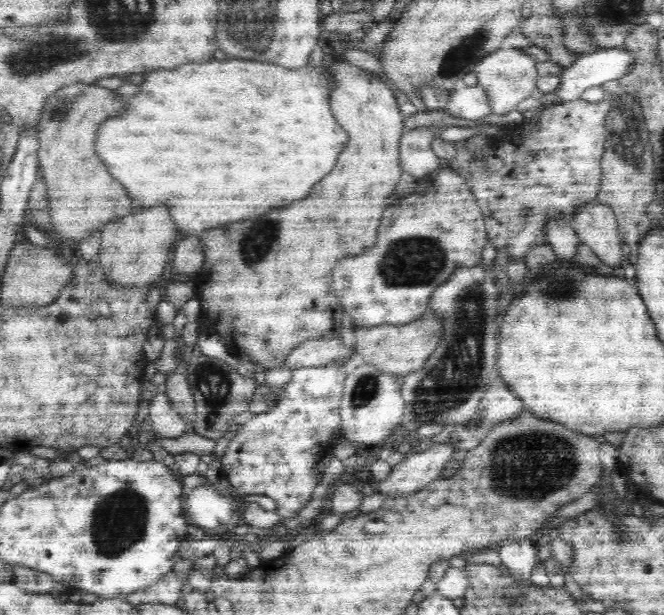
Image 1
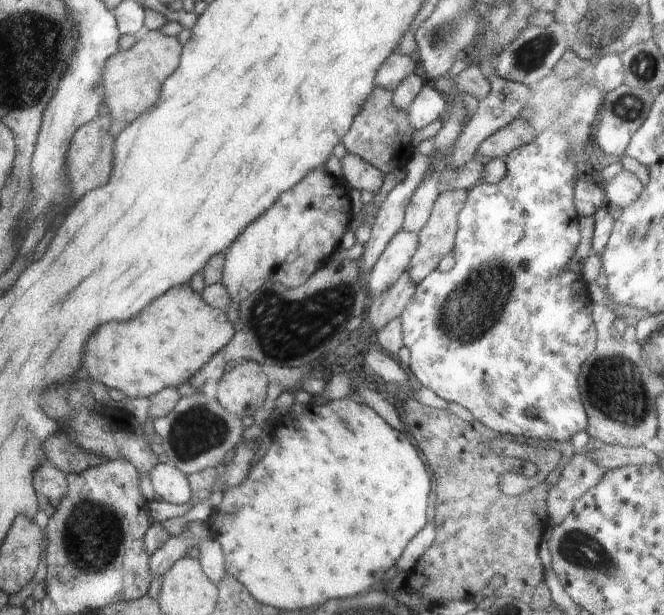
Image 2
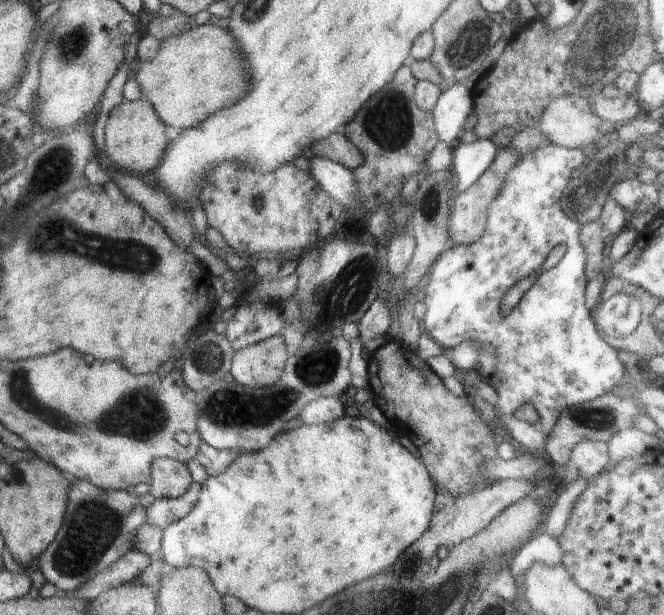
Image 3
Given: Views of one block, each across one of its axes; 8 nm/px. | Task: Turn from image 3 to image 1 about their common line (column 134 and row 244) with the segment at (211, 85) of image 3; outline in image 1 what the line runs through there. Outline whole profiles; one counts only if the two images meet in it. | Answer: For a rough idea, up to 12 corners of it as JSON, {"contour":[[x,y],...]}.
{"contour":[[96,83],[50,95],[39,174],[64,247],[136,209],[95,151],[124,100]]}

